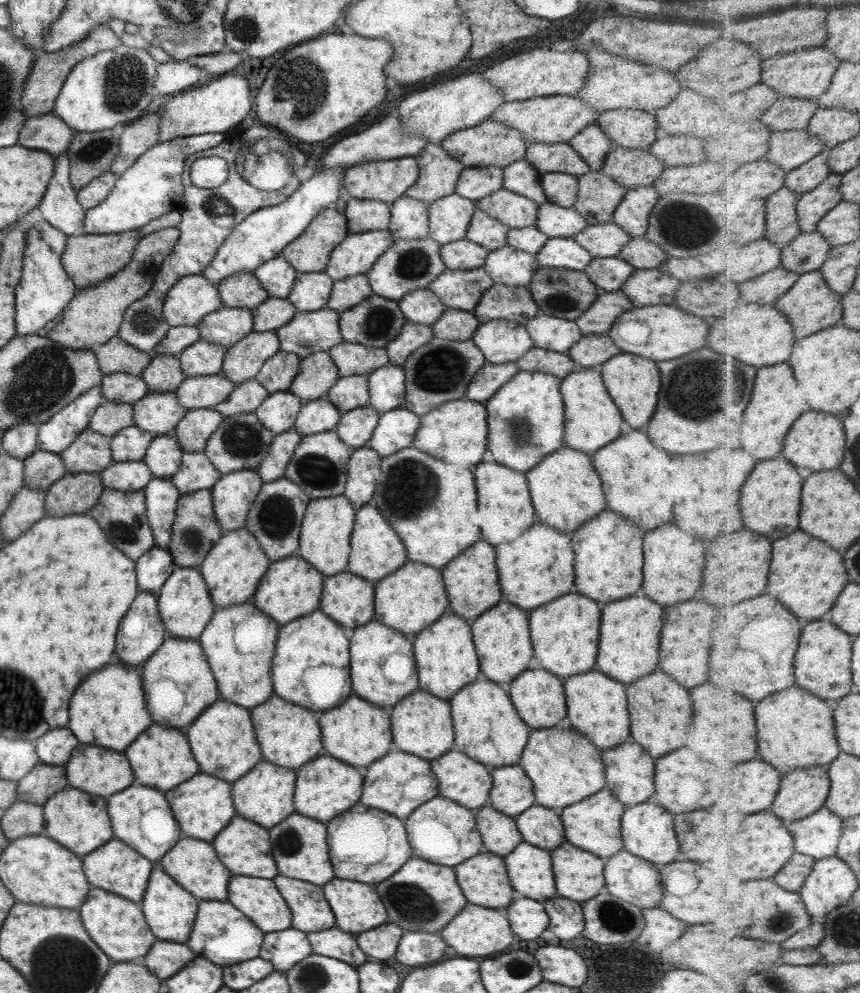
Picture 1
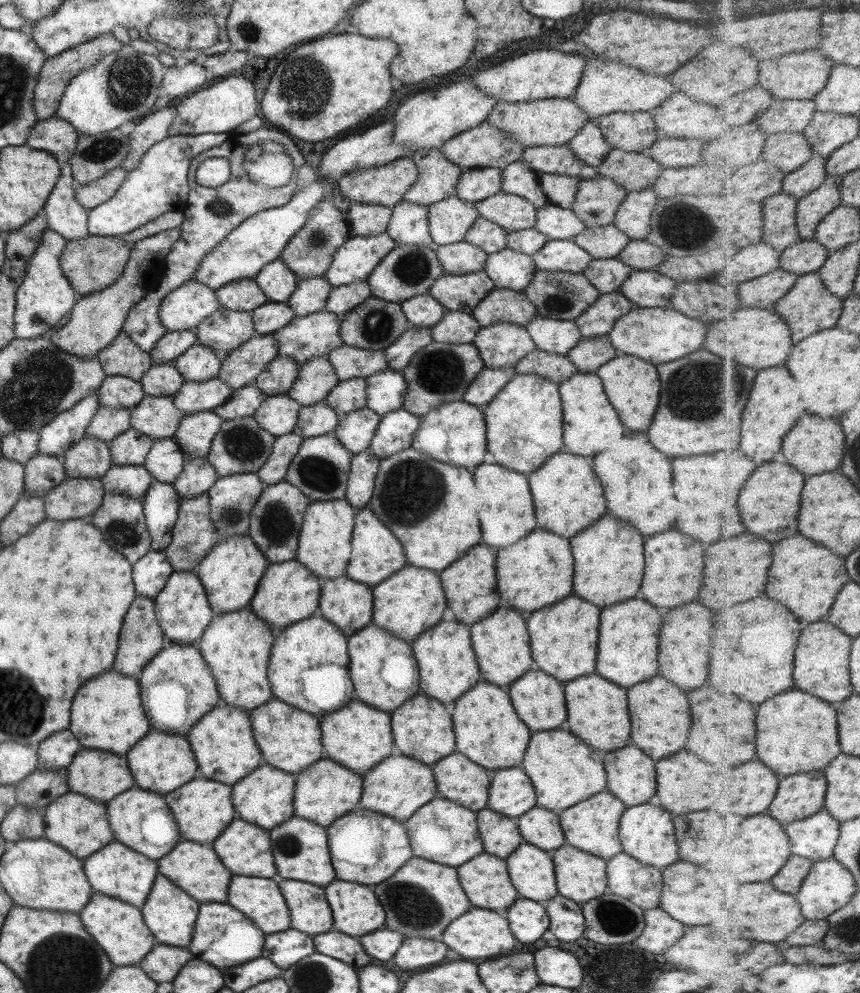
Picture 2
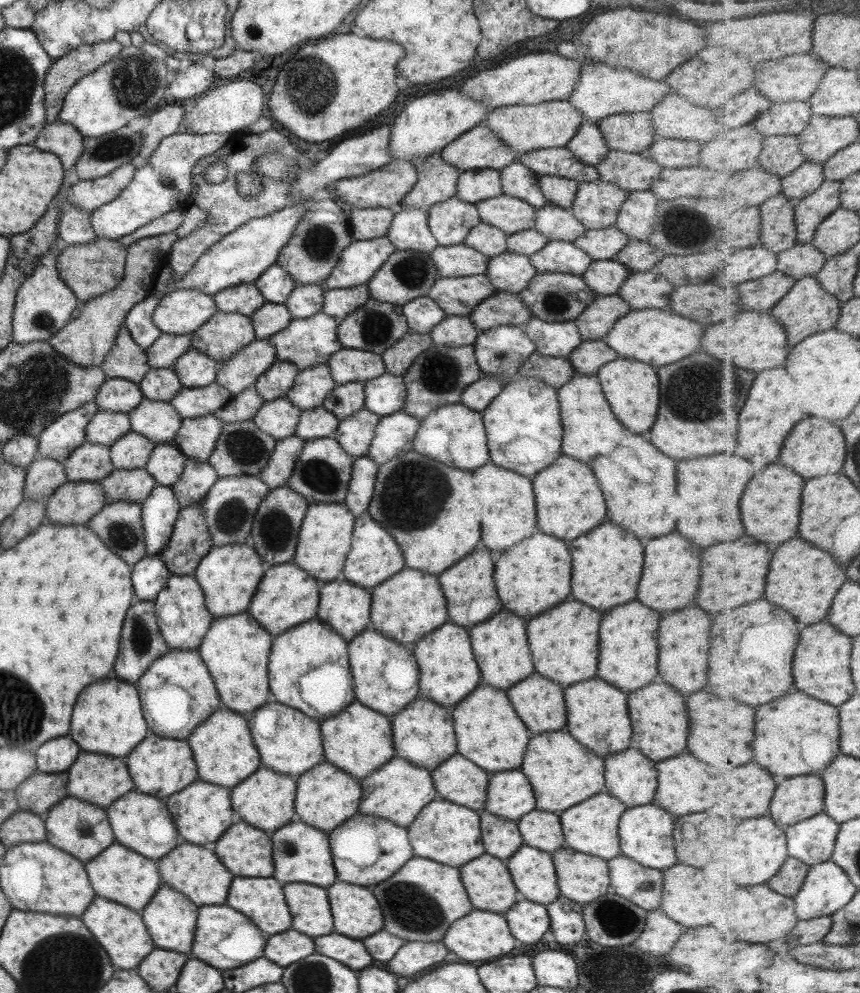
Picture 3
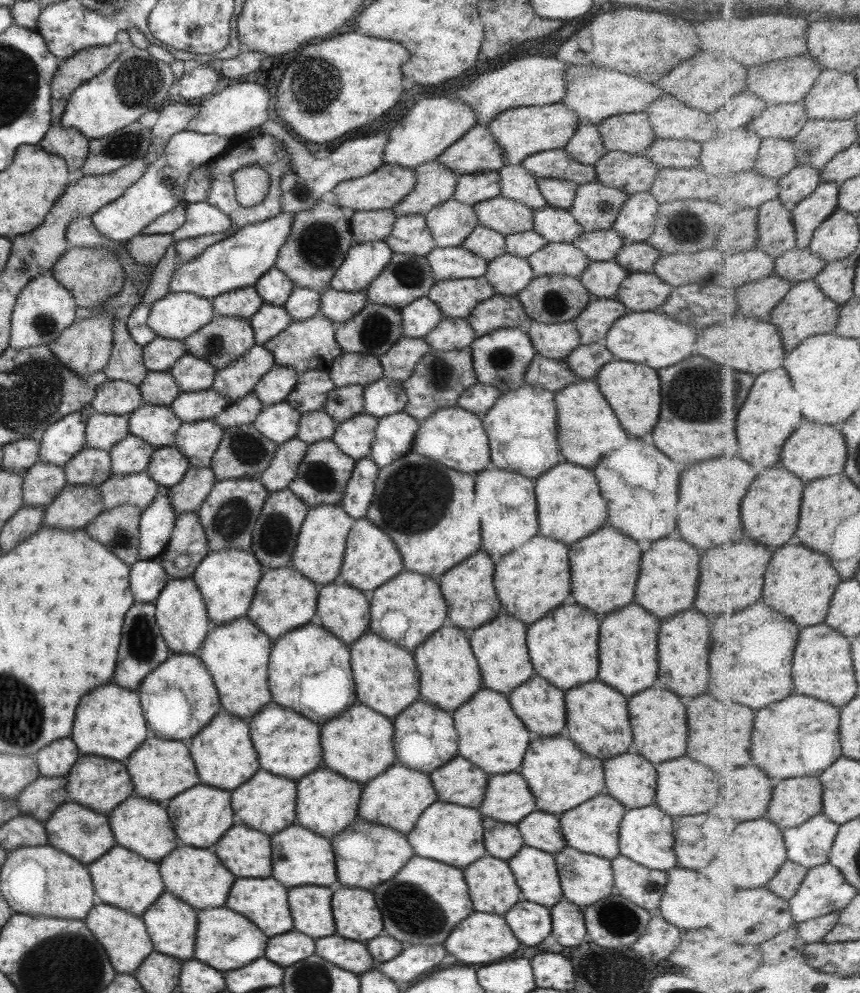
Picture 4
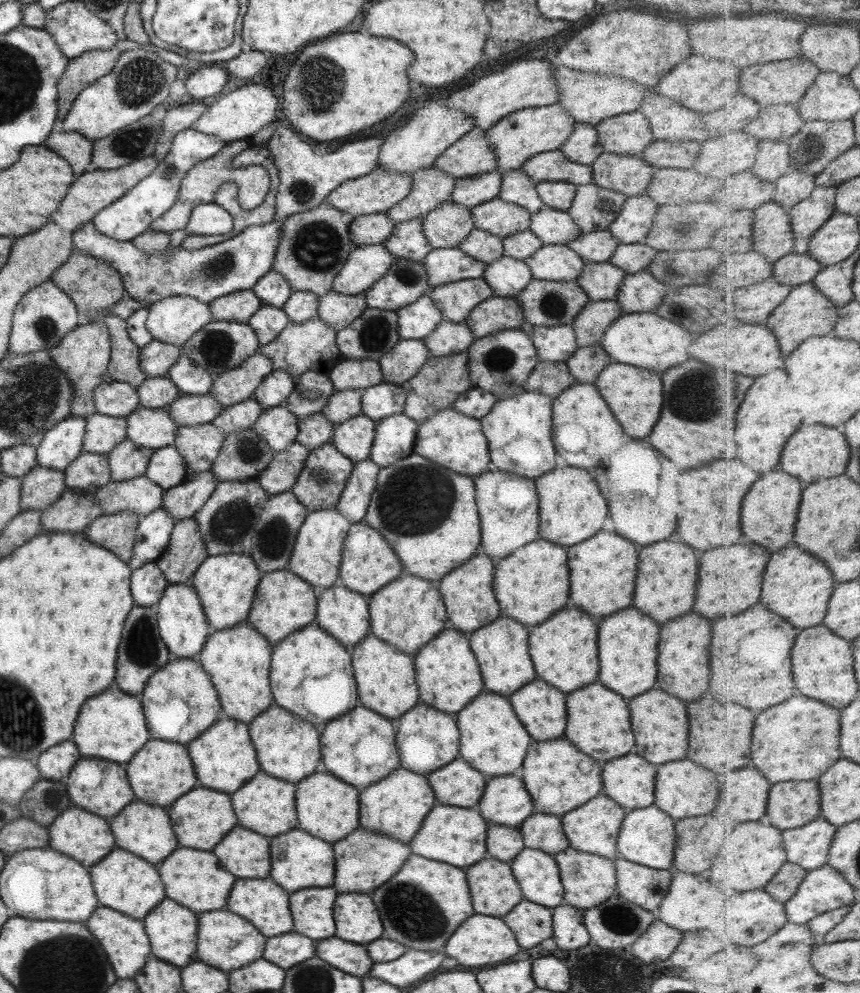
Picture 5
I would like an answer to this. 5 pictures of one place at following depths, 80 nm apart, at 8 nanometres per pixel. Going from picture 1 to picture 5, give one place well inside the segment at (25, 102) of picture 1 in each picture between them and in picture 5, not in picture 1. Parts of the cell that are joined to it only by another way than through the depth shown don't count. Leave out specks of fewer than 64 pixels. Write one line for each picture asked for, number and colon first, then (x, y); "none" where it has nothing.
2: (55, 74)
3: (64, 72)
4: (90, 61)
5: (81, 71)

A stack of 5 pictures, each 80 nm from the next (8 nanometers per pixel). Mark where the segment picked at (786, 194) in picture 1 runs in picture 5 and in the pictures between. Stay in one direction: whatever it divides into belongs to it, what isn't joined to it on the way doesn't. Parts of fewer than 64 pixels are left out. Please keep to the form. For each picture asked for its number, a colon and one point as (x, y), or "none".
2: (781, 231)
3: (779, 232)
4: (776, 228)
5: (773, 236)

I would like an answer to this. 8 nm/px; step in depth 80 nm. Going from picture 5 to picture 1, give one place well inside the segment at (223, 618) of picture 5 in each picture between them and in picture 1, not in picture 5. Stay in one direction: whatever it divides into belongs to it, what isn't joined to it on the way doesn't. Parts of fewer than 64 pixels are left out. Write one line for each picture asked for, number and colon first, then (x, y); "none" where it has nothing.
1: (231, 569)
2: (229, 573)
3: (228, 575)
4: (226, 579)

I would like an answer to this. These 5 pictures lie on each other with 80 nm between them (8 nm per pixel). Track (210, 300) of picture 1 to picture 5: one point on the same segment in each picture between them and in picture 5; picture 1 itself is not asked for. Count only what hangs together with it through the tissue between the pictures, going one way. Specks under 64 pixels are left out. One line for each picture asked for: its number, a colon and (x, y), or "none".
2: (183, 308)
3: (178, 312)
4: (175, 316)
5: (173, 320)

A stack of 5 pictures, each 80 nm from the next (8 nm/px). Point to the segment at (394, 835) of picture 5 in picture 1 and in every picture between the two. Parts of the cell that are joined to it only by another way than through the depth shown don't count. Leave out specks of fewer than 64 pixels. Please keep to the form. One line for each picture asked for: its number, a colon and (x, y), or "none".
1: (396, 783)
2: (397, 786)
3: (396, 791)
4: (396, 798)

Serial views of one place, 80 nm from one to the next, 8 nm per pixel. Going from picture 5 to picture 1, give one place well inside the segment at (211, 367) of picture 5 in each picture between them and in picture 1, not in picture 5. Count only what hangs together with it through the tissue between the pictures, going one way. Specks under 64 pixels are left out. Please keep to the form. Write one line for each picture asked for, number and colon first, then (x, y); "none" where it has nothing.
1: (225, 326)
2: (223, 330)
3: (224, 334)
4: (223, 339)

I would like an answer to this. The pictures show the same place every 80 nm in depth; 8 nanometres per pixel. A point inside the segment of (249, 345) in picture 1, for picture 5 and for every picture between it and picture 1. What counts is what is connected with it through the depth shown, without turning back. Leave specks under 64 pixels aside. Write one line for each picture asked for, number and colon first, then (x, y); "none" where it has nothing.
2: (239, 368)
3: (241, 370)
4: (236, 381)
5: (233, 386)

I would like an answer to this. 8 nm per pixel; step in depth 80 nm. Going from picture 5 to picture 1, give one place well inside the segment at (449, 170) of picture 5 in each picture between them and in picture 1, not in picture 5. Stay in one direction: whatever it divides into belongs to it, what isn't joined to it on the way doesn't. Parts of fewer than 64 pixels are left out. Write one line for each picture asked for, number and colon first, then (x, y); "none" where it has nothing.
1: (489, 143)
2: (482, 146)
3: (478, 148)
4: (476, 151)

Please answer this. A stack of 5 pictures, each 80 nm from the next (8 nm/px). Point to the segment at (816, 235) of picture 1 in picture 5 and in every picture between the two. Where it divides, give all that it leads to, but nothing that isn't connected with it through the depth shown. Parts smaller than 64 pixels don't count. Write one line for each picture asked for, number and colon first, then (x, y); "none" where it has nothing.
2: (806, 256)
3: (803, 260)
4: (799, 264)
5: (794, 269)

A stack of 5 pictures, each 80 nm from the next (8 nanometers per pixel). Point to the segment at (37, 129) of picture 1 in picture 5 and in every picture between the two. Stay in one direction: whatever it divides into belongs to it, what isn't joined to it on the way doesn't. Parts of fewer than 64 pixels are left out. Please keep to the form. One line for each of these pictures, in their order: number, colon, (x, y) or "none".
2: (54, 136)
3: (63, 140)
4: (67, 143)
5: (76, 149)

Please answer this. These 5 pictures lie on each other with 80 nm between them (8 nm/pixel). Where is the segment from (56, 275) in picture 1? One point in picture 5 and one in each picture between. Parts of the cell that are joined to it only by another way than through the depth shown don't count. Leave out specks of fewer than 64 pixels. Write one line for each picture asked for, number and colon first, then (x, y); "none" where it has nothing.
2: (42, 300)
3: (43, 304)
4: (43, 309)
5: (44, 315)

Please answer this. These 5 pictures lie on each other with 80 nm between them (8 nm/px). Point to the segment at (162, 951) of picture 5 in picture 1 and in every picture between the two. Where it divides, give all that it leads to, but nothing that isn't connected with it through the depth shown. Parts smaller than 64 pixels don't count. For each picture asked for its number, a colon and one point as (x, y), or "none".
1: (168, 911)
2: (169, 914)
3: (169, 918)
4: (170, 924)

